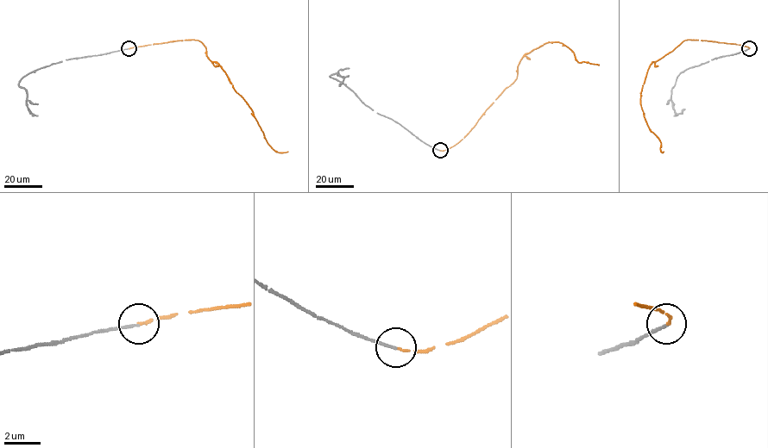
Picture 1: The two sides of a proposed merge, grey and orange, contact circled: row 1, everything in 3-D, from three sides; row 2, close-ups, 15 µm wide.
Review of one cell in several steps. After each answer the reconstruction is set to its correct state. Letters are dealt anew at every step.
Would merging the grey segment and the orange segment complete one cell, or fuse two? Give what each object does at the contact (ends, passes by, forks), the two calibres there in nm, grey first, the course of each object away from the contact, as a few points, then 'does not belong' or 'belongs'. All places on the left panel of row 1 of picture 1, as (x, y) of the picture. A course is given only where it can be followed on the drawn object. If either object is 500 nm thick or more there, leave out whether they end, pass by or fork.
grey ends there; orange ends there; 130 nm thick on the grey side, 130 nm on the other; grey runs (129, 48), (61, 61), (26, 74), (19, 85), (26, 90), (27, 106), (32, 114), (28, 108); orange runs (129, 48), (199, 40), (205, 46), (207, 57), (220, 65), (252, 110), (267, 144), (276, 152), (287, 152); belongs

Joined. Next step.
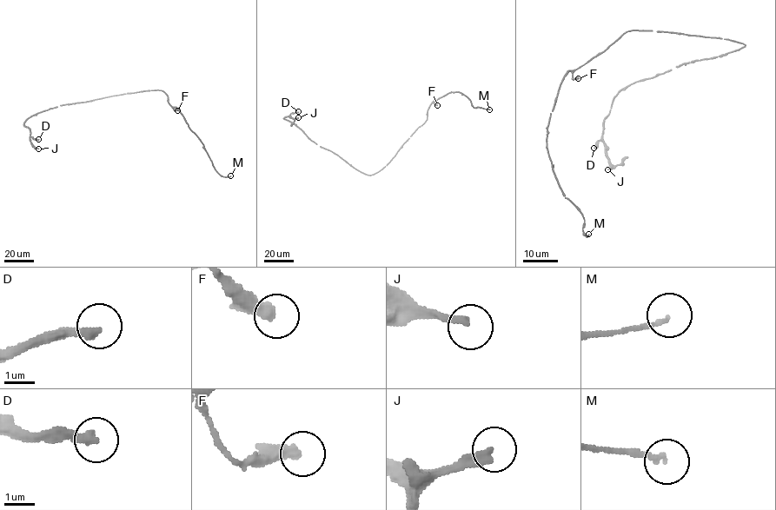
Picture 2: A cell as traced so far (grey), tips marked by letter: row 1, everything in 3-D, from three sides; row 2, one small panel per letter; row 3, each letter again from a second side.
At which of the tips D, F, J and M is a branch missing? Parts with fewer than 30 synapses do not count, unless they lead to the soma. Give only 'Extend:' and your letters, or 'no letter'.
Extend: J

